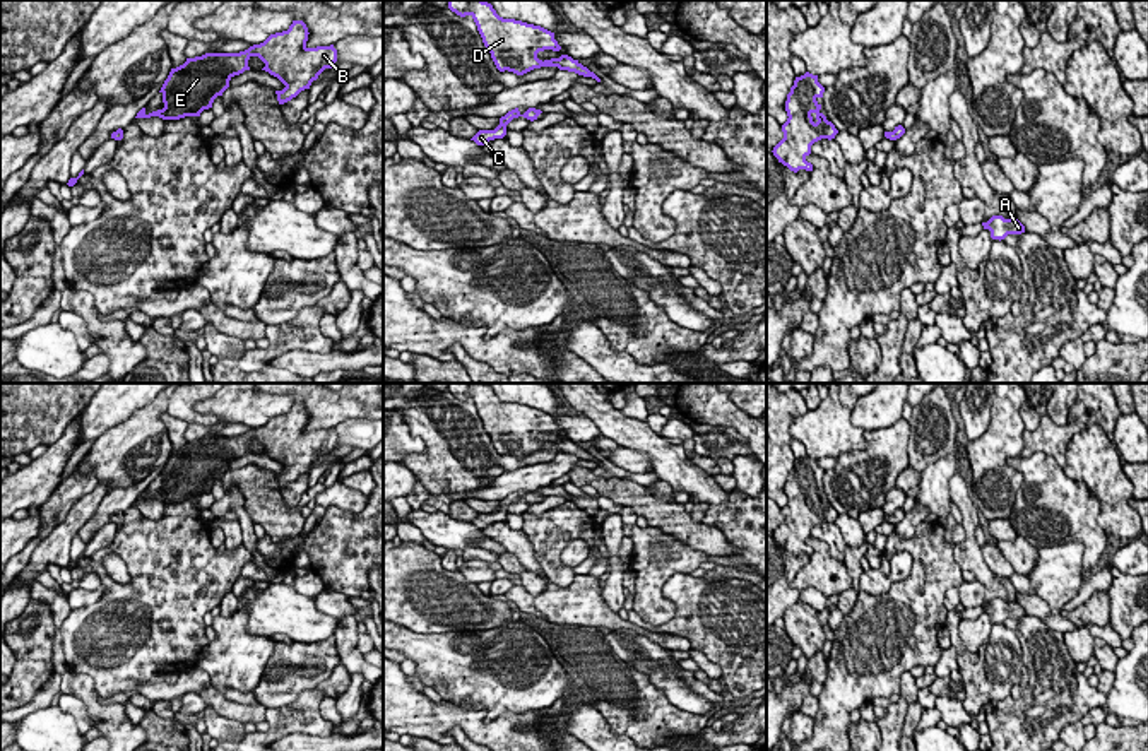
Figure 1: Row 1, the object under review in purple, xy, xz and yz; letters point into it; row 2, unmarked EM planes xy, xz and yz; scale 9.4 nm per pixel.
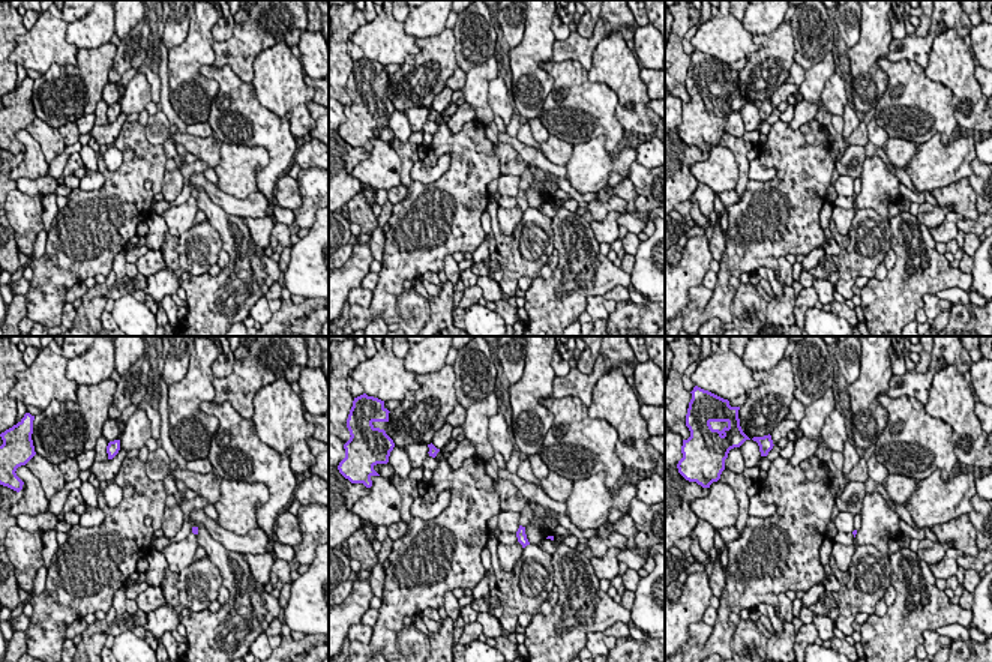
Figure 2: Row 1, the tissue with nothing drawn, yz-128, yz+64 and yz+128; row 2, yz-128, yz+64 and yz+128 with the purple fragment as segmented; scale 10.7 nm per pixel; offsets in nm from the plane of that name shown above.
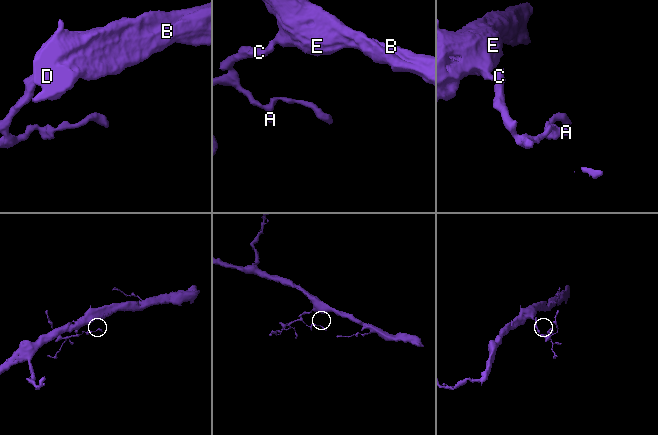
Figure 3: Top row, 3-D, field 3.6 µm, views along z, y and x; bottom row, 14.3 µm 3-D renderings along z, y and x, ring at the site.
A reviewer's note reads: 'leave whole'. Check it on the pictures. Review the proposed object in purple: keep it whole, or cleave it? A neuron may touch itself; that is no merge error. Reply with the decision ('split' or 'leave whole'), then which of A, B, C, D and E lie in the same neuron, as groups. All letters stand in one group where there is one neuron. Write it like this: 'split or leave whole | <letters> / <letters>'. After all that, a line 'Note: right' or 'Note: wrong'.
leave whole | A B C D E
Note: right

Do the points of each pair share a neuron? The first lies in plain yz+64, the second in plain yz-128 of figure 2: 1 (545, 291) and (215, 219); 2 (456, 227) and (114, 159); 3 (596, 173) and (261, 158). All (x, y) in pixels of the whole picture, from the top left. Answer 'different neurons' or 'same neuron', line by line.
1: same neuron
2: different neurons
3: same neuron

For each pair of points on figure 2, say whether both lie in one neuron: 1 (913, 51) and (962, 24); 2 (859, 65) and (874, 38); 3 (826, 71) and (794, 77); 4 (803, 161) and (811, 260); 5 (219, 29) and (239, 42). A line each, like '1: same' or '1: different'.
1: same
2: same
3: different
4: different
5: different

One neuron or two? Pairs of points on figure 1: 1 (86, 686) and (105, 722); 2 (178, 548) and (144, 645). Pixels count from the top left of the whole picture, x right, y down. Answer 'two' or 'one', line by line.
1: one
2: one

